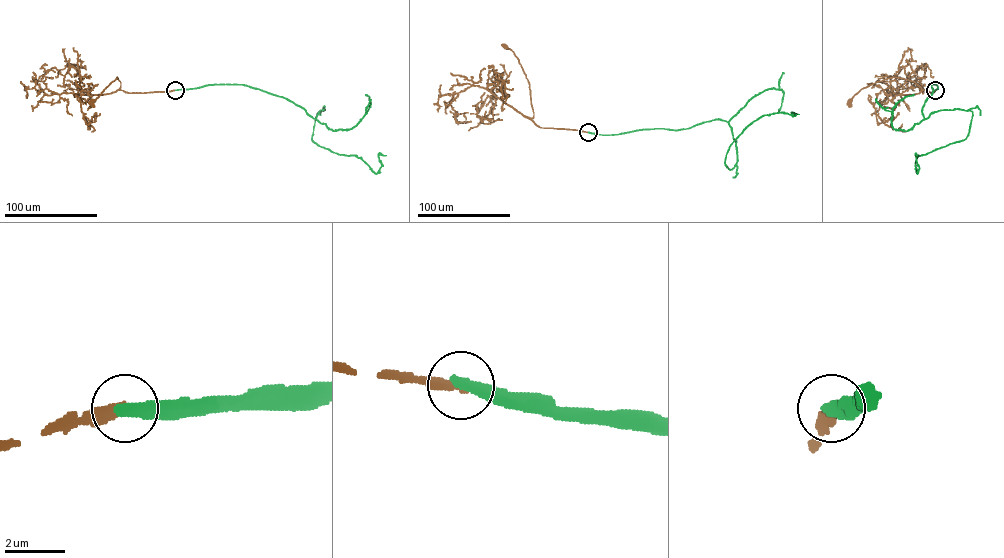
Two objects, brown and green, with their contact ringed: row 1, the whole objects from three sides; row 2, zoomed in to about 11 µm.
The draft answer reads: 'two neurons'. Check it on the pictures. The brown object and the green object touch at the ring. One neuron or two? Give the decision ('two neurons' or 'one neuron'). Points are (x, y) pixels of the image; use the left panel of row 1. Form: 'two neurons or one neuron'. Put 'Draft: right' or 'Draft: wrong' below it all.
two neurons
Draft: right

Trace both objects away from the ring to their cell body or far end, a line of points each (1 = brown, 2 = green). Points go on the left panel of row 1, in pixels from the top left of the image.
1: (175, 90), (114, 92), (120, 86), (117, 77), (92, 101)
2: (175, 90), (245, 85), (314, 118), (324, 109), (313, 142), (376, 174), (386, 155)

